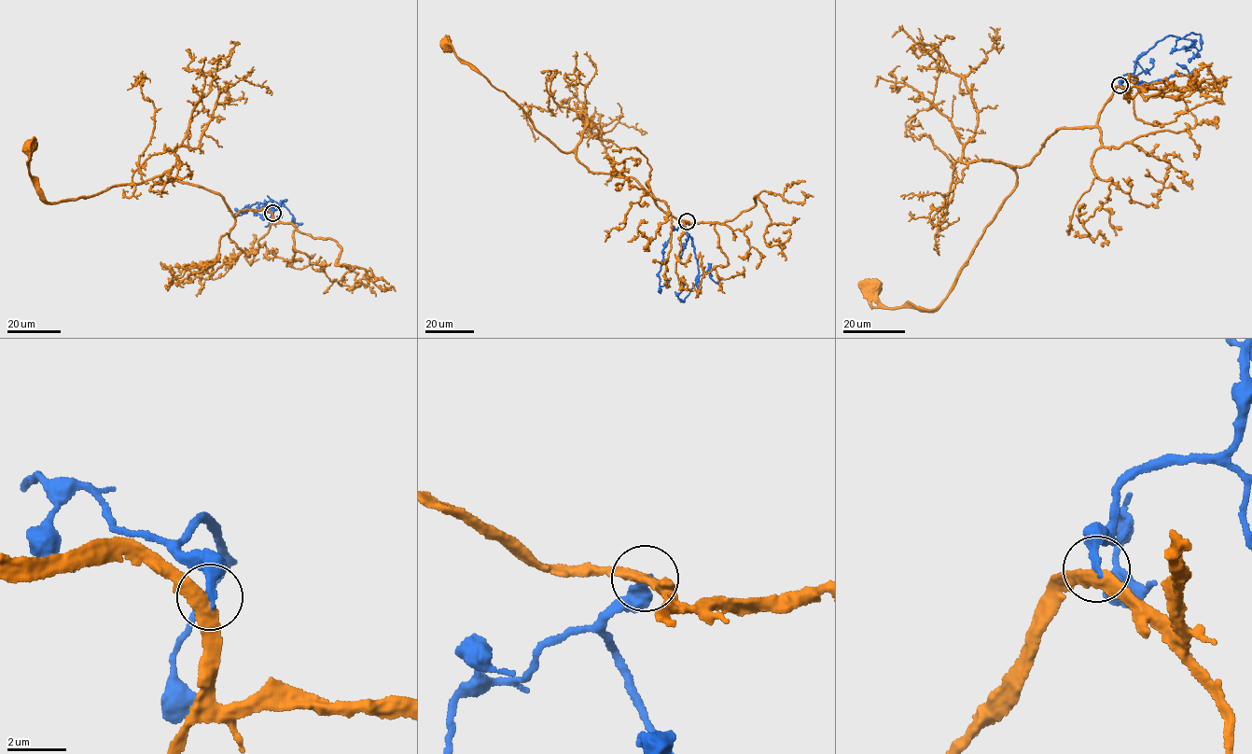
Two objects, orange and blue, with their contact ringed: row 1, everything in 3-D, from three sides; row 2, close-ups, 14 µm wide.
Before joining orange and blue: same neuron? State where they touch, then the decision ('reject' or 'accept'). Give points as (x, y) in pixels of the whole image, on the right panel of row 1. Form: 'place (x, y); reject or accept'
place (1119, 85); reject

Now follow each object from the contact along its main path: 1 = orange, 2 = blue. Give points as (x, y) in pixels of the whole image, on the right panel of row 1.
1: (1119, 85), (1095, 126), (1058, 128), (1029, 162), (1016, 168), (1015, 188), (938, 306), (886, 307), (873, 288)
2: (1119, 85), (1120, 78), (1134, 71), (1135, 62), (1166, 36), (1200, 34), (1201, 48), (1189, 62)

